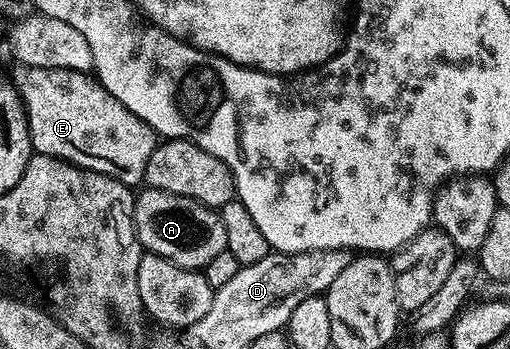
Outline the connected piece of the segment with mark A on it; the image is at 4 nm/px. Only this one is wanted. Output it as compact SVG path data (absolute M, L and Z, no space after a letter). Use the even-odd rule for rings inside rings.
M149 187L143 190L134 199L134 231L145 252L160 255L176 263L176 267L202 271L215 255L226 249L224 223L219 210L209 209L184 195L172 195Z

